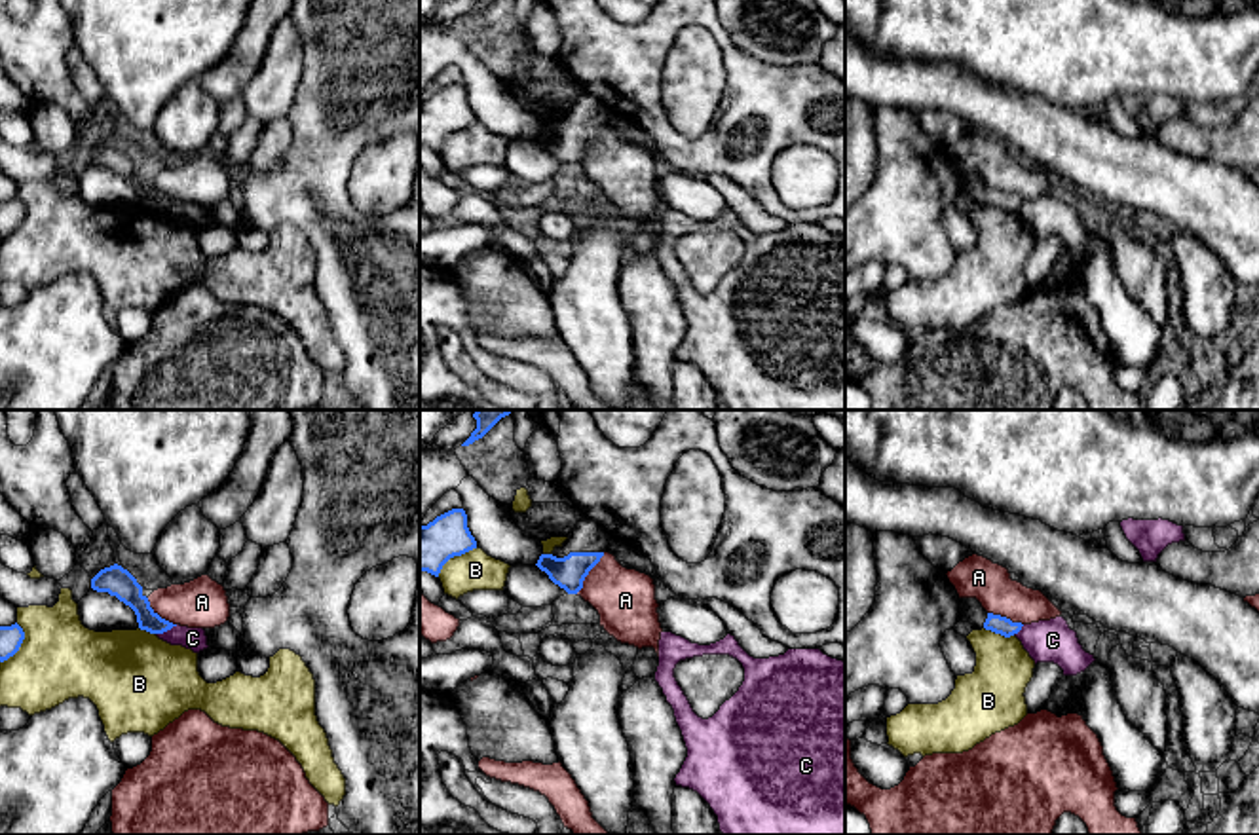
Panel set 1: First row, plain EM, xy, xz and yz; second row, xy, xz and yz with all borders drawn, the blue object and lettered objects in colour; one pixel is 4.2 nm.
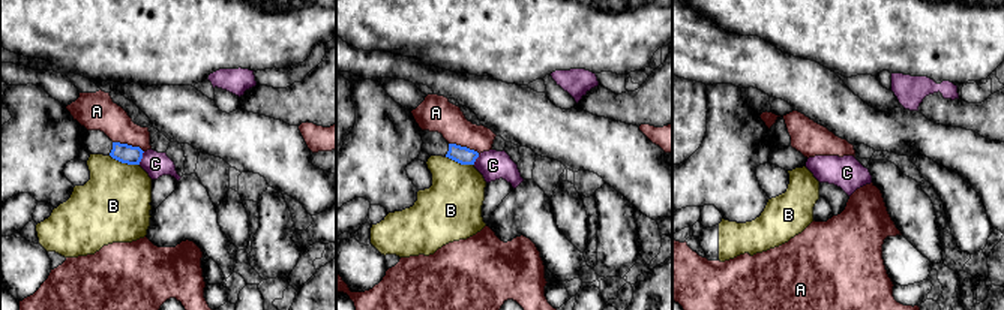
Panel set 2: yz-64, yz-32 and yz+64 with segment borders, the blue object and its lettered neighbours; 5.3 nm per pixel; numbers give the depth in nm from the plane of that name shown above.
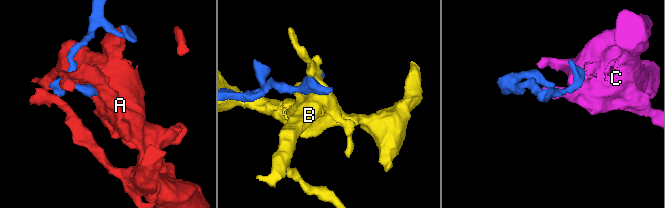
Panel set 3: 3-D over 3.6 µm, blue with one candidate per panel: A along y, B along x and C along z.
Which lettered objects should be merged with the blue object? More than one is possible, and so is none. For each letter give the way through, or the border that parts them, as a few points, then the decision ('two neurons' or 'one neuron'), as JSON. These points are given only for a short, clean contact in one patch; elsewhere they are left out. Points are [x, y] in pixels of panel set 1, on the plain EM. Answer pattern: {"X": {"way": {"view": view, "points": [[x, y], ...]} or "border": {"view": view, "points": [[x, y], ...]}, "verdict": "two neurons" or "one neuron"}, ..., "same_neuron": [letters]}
{"A": {"verdict": "two neurons"}, "B": {"verdict": "two neurons"}, "C": {"border": {"view": "xy", "points": [[177, 200], [156, 209]]}, "verdict": "two neurons"}, "same_neuron": []}

